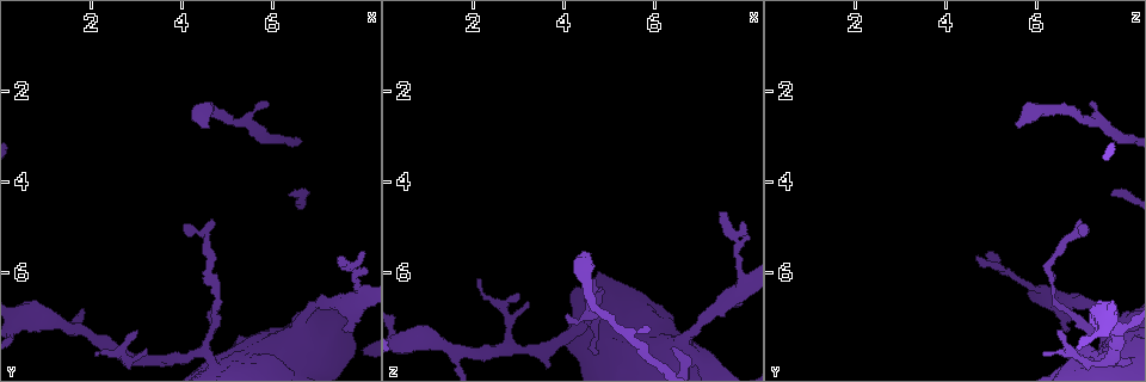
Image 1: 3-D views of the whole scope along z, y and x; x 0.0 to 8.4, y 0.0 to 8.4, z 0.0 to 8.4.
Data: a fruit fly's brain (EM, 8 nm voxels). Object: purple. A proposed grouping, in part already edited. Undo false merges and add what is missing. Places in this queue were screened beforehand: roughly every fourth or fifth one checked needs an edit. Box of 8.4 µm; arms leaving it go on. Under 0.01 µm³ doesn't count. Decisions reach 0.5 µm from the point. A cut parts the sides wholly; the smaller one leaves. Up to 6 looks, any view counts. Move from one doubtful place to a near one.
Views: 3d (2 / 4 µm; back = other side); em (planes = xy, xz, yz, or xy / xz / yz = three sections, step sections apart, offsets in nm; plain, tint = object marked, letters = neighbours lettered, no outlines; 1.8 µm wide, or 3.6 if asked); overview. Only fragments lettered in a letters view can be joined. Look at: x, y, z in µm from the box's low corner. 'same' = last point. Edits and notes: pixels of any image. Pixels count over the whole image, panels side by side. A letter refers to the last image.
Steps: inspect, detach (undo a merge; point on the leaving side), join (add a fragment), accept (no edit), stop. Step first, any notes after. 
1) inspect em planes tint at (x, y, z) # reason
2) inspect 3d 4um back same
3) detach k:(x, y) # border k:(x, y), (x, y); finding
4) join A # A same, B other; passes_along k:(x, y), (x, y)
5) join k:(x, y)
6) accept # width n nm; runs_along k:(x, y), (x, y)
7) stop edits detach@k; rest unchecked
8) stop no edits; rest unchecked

inspect 3d 4um at (4.55, 7.35, 7.10) # arms part here

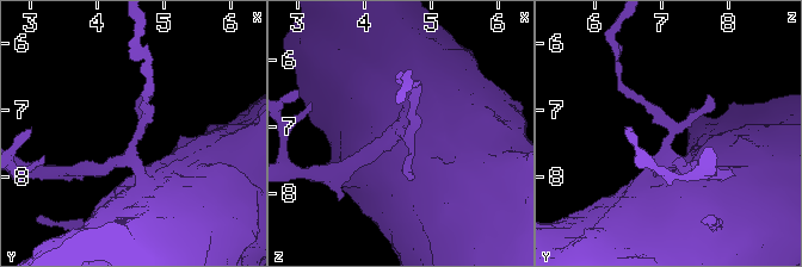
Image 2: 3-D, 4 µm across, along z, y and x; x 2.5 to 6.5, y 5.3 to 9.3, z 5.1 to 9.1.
inspect em xz step 4 tint at (4.55, 7.35, 7.15)

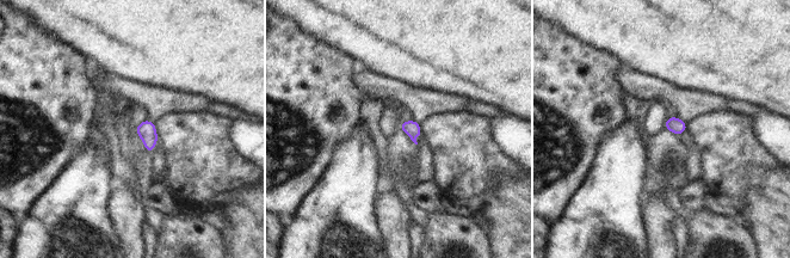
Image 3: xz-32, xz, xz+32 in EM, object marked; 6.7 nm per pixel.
inspect em xz step 4 letters same

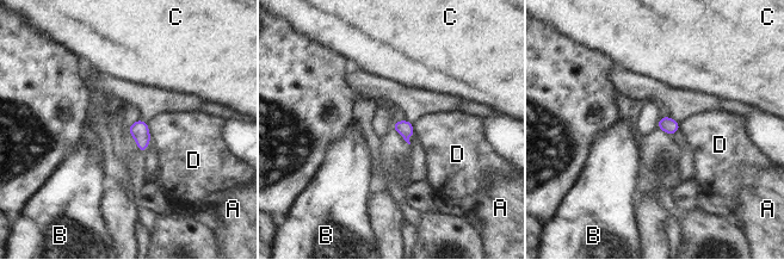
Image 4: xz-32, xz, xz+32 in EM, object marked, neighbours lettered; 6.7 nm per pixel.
accept # width 110 nm; A other, B other, C other, D other; border 4:(147, 122), (152, 140); all the same neuron

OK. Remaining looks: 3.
inspect em planes plain at (1.65, 7.20, 7.70) # side arm on a straight run

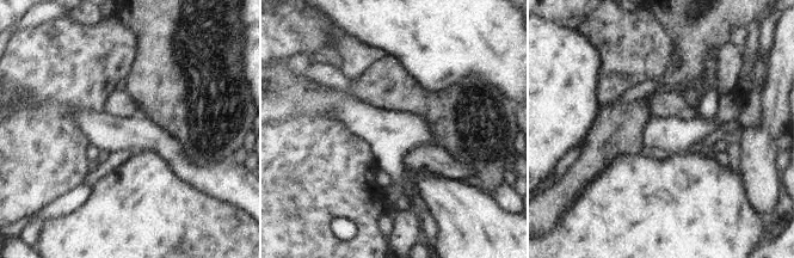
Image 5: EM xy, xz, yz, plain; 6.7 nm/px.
inspect em planes letters same # what lies round it

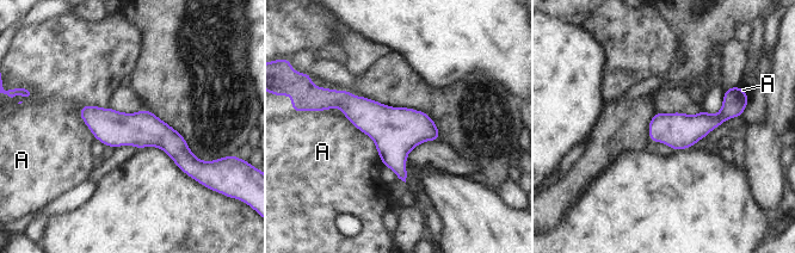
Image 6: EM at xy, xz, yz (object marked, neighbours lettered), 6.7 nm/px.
accept # width 240 nm; longest_contact A 600 nm; A other; continuous, no second neuron

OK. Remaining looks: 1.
inspect em planes letters at (4.10, 4.95, 7.00) # thin end

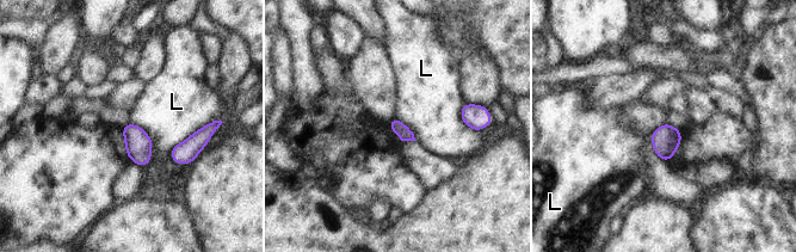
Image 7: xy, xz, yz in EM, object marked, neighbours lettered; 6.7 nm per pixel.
accept # L other; border 7:(129, 122), (152, 140), (150, 161); no lettered fragment goes on from it

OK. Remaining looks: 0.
stop no edits; rest unchecked

